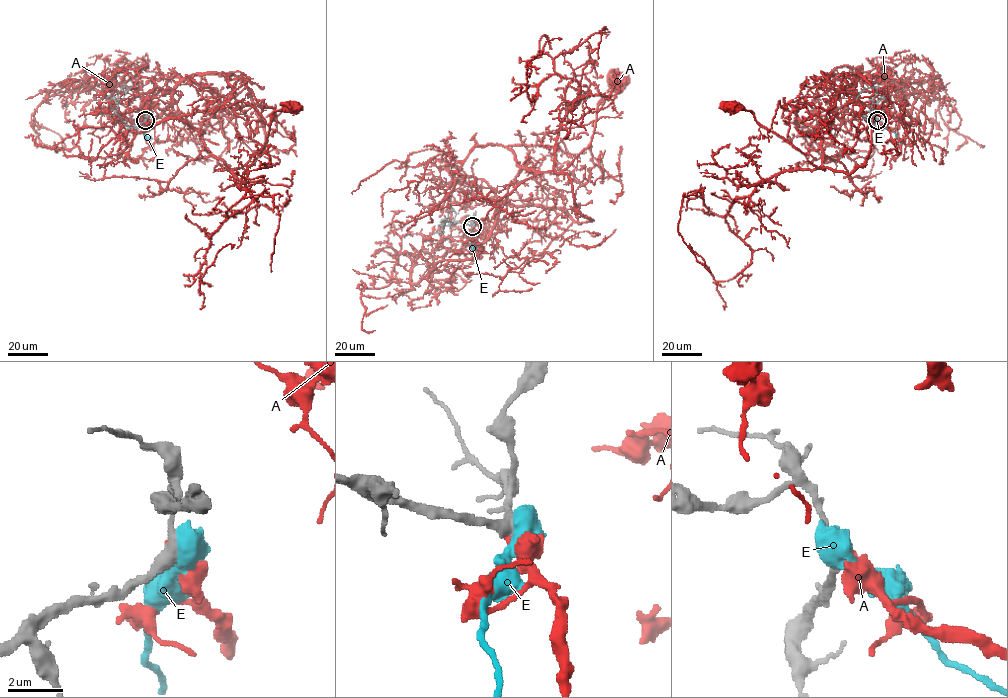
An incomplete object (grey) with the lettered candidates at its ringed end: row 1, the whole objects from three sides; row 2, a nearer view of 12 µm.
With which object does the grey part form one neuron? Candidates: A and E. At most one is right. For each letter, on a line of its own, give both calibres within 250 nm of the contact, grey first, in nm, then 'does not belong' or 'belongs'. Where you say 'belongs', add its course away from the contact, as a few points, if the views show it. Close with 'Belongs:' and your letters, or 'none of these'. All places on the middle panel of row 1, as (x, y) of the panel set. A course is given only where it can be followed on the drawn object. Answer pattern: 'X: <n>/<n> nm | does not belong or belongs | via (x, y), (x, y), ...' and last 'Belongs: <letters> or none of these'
A: 440/440 nm | belongs | via (472, 226), (480, 248), (501, 202), (593, 220), (576, 208), (561, 172), (588, 145), (596, 108), (622, 79)
E: 440/950 nm | does not belong
Belongs: A

